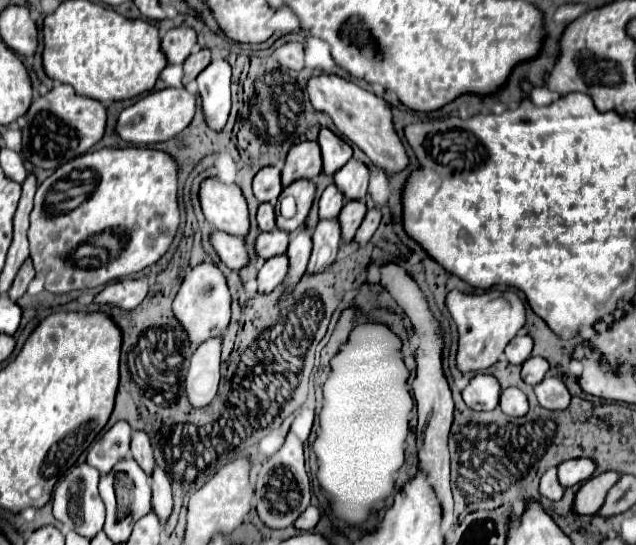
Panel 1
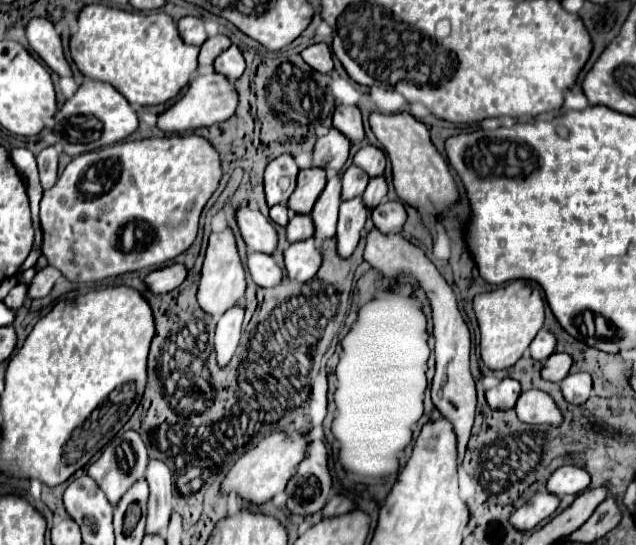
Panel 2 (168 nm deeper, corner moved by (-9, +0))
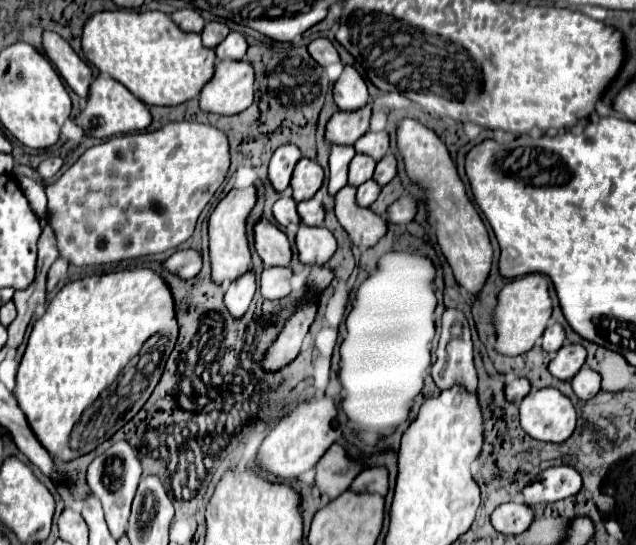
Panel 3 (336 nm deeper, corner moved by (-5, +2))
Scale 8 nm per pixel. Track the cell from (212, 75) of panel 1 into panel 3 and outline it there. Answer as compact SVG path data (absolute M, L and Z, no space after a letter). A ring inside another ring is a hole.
M234 31L216 47L216 55L218 59L242 59L246 55L246 49L248 49L246 37Z

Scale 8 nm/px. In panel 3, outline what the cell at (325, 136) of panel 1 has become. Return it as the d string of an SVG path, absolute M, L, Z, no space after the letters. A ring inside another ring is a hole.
M346 65L342 69L342 75L336 79L334 101L342 111L354 111L368 103L366 79L352 65Z

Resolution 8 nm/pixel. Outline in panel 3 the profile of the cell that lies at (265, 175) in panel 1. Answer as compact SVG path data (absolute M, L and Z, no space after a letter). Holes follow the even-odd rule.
M284 145L284 147L278 147L274 151L270 167L268 167L268 175L270 175L270 181L272 181L272 185L274 185L276 191L282 193L290 185L290 177L292 177L294 165L298 161L300 161L298 147Z

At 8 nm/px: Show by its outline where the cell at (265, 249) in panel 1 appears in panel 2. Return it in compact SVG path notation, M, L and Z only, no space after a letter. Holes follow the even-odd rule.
M292 215L288 225L286 225L286 241L296 243L296 241L306 241L314 233L312 229L312 219L310 215Z

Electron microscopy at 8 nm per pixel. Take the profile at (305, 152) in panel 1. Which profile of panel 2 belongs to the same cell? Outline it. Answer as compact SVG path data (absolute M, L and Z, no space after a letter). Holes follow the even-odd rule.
M330 129L328 135L320 137L314 145L314 157L312 157L312 167L320 169L330 169L330 171L340 171L348 159L350 151L350 141L336 129Z

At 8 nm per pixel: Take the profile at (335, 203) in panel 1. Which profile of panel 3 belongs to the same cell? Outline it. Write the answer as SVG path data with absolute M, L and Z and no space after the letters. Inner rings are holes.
M356 153L352 163L350 163L350 173L348 173L348 183L352 183L354 187L360 187L362 183L366 183L368 179L372 179L376 169L376 161L368 155Z

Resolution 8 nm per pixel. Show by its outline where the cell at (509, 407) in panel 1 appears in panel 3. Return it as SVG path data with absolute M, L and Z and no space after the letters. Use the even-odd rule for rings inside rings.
M558 389L530 391L520 403L522 429L538 441L564 443L576 427L576 411Z

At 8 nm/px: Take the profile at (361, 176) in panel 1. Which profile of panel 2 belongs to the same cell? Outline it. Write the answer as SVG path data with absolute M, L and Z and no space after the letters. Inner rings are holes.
M364 145L354 155L354 165L360 167L364 173L368 173L370 179L380 177L384 173L384 167L386 167L386 157L378 147Z

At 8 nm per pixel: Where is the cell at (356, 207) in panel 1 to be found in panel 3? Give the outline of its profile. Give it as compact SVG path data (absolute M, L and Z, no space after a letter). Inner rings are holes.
M384 155L384 159L382 161L378 161L378 165L376 165L376 171L374 171L374 181L376 183L380 183L380 185L386 185L386 183L390 183L392 179L394 179L394 175L396 175L396 169L398 169L398 161L396 161L396 157L394 155Z

